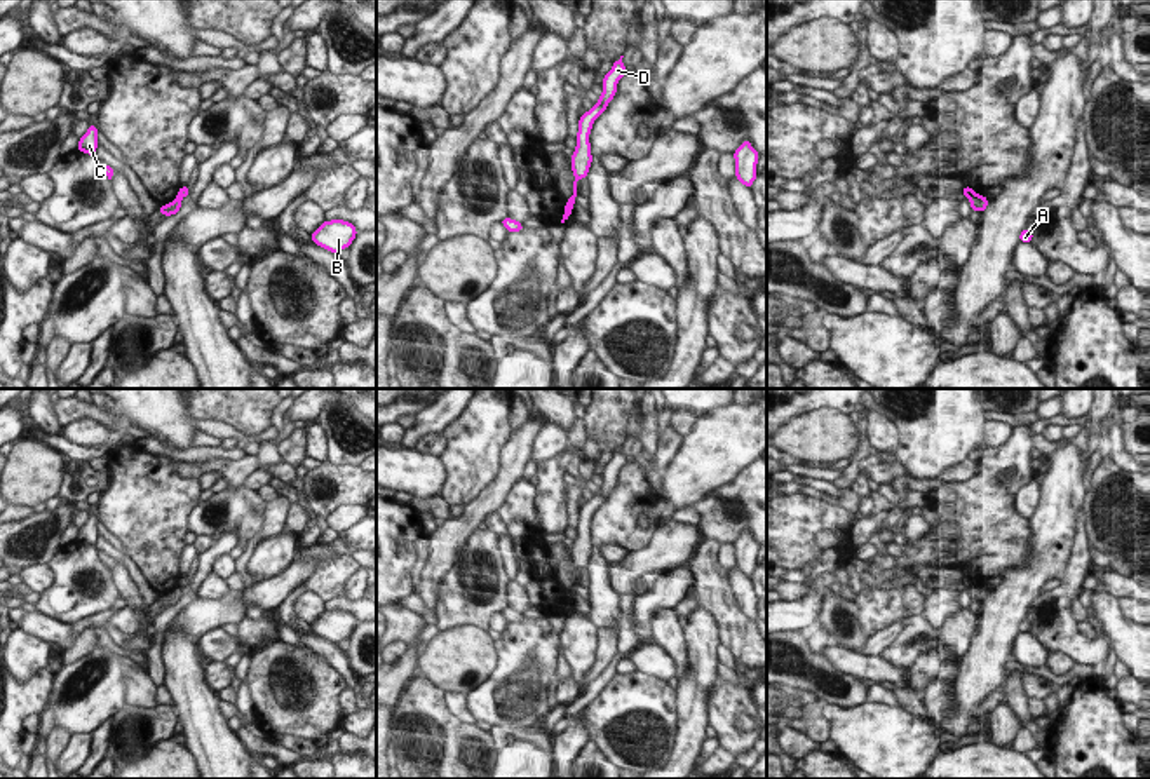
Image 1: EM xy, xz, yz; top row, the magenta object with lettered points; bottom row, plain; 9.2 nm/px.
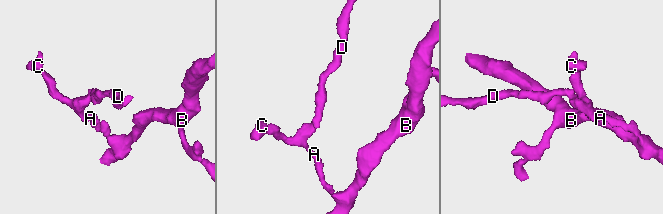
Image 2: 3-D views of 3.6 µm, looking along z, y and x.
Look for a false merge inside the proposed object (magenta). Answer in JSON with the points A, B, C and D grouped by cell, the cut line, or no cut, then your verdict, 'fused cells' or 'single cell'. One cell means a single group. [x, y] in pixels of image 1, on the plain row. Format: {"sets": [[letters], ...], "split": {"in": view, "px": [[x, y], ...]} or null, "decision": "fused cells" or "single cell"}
{"sets": [["A", "B", "C"], ["D"]], "split": {"in": "yz", "px": [[976, 584], [969, 589]]}, "decision": "fused cells"}

